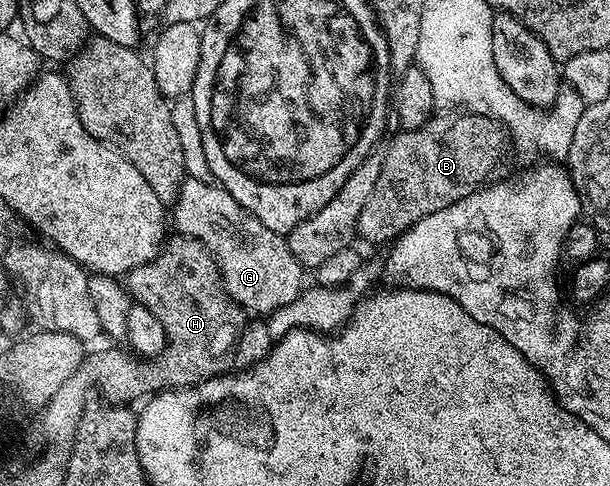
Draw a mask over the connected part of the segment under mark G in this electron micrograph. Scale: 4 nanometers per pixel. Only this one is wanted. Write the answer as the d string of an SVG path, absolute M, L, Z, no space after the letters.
M187 177L183 186L179 188L179 198L173 202L173 209L175 209L175 225L179 228L176 230L182 236L197 239L209 250L219 264L225 291L238 305L242 305L248 314L269 315L285 307L285 303L293 303L293 299L297 299L297 295L303 292L305 269L295 258L293 251L289 251L286 236L269 231L265 223L261 223L253 214L245 211L245 207L241 207L241 203L237 203L237 199L233 199L233 195L229 195L229 191L225 191L222 185Z

